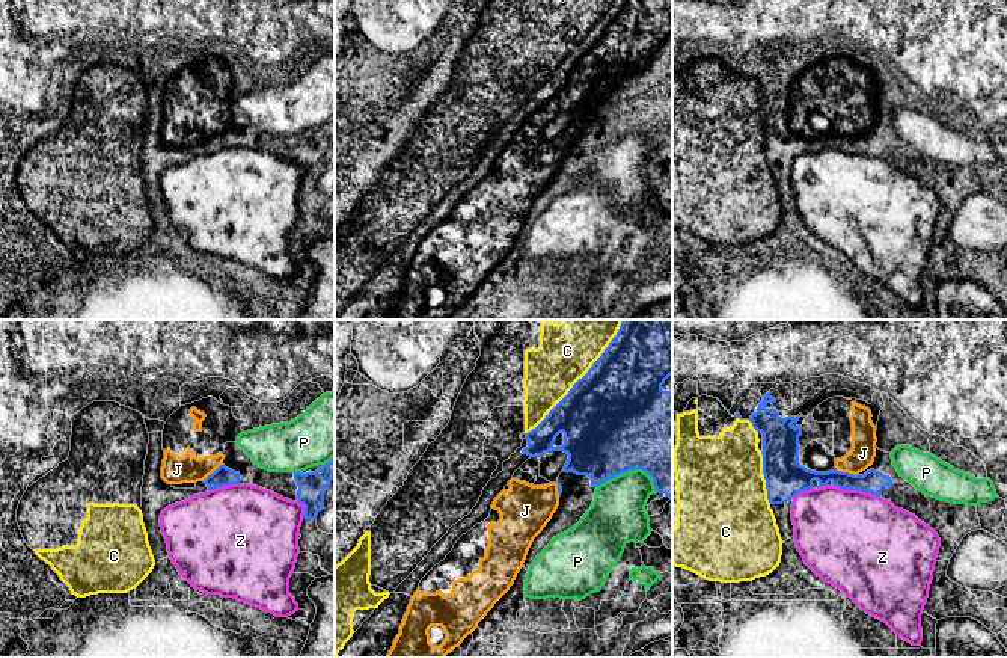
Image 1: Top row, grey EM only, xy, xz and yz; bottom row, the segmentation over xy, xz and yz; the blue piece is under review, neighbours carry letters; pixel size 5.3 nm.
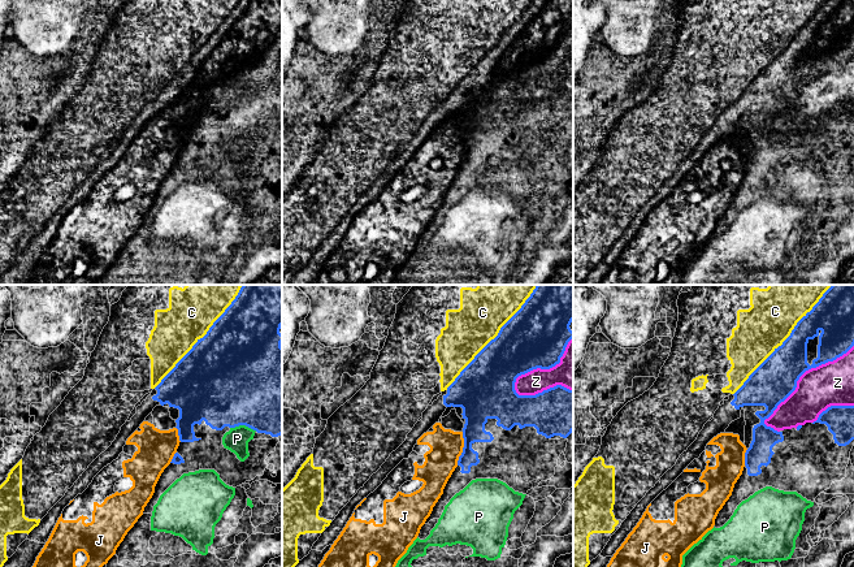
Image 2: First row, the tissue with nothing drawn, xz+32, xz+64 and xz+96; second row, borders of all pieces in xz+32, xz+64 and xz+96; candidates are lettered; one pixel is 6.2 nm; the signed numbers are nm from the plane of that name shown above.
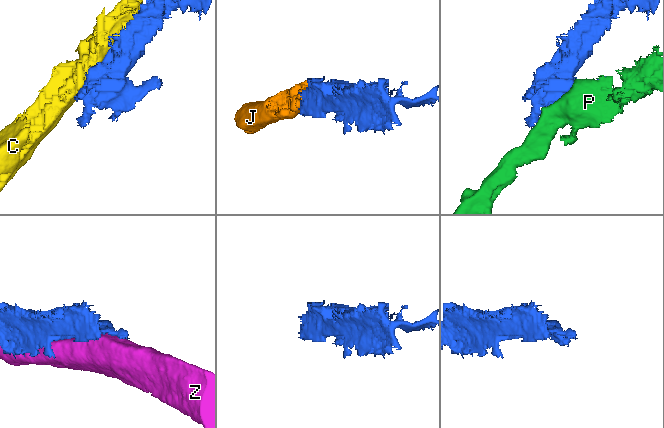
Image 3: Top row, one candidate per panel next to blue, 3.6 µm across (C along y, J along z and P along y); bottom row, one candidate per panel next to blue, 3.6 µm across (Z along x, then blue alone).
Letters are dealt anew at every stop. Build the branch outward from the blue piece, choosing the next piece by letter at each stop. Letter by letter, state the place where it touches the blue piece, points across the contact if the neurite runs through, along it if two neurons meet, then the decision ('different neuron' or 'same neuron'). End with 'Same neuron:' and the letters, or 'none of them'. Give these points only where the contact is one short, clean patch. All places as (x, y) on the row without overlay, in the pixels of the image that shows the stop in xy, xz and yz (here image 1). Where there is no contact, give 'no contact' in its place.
C: meets blue in xz at (573, 49); different neuron
J: meets blue in yz at (846, 135); runs through yz (801, 141), (846, 135), (863, 115); same neuron
P: meets blue in xz at (630, 132); different neuron
Z: meets blue in yz at (857, 151); different neuron
Same neuron: J

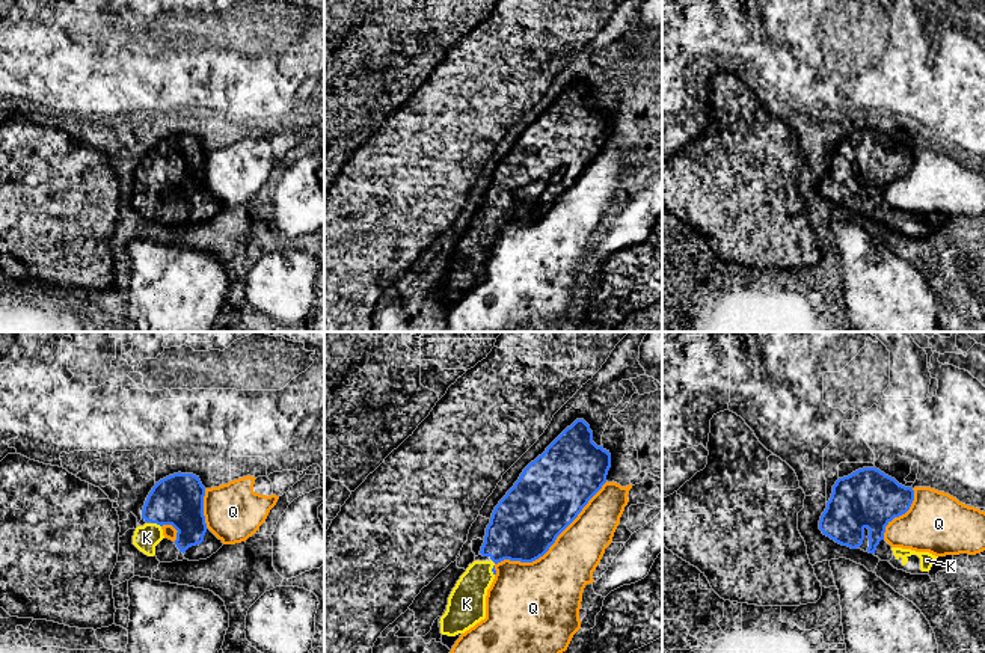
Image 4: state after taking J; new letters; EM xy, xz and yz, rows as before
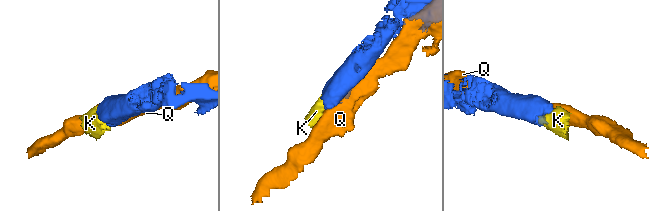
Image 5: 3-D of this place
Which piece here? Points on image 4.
K: meets blue in xy at (156, 184); runs through xy (177, 162), (156, 184), (154, 192), (147, 199); same neuron
Q: meets blue in xz at (551, 207); different neuron
Same neuron: K

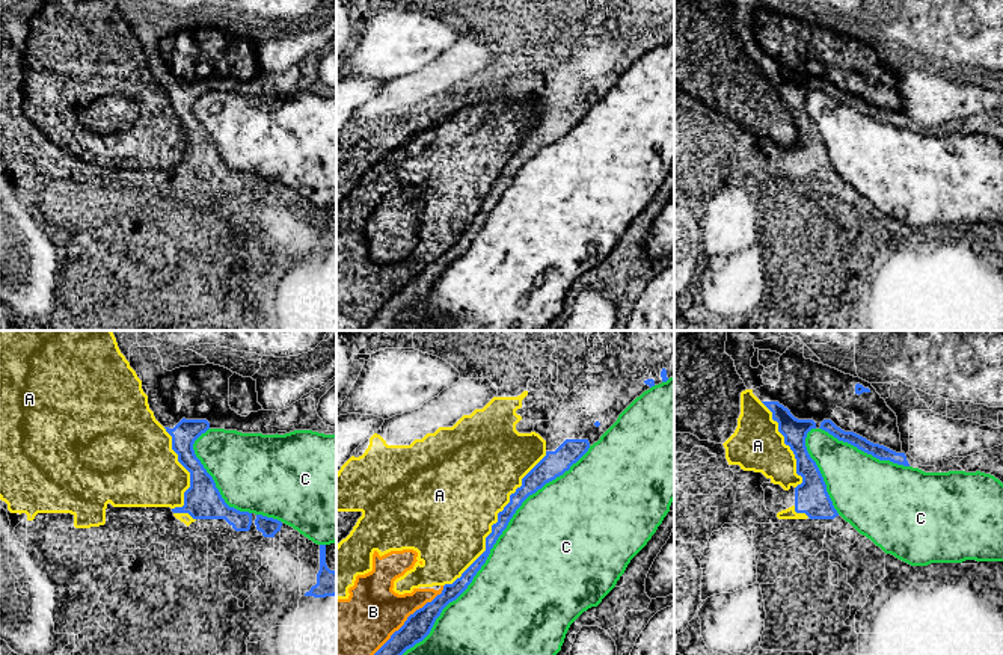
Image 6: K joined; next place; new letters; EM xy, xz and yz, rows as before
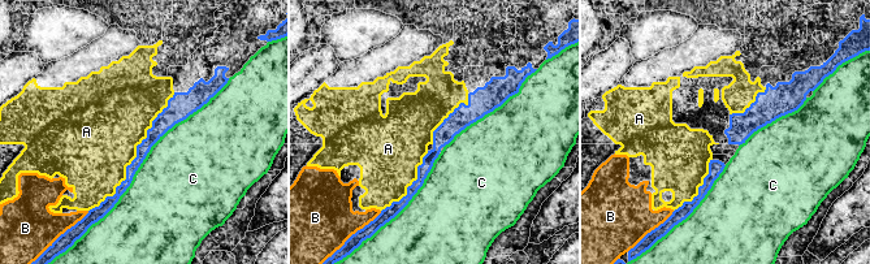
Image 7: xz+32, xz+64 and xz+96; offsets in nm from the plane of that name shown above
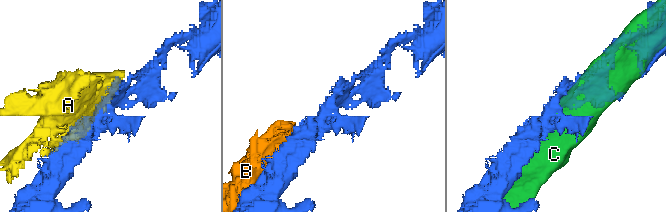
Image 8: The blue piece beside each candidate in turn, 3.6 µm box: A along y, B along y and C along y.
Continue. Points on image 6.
A: meets blue in xz at (496, 184); different neuron
B: meets blue in xz at (404, 285); different neuron
C: meets blue in xz at (489, 215); different neuron
Same neuron: none of them

